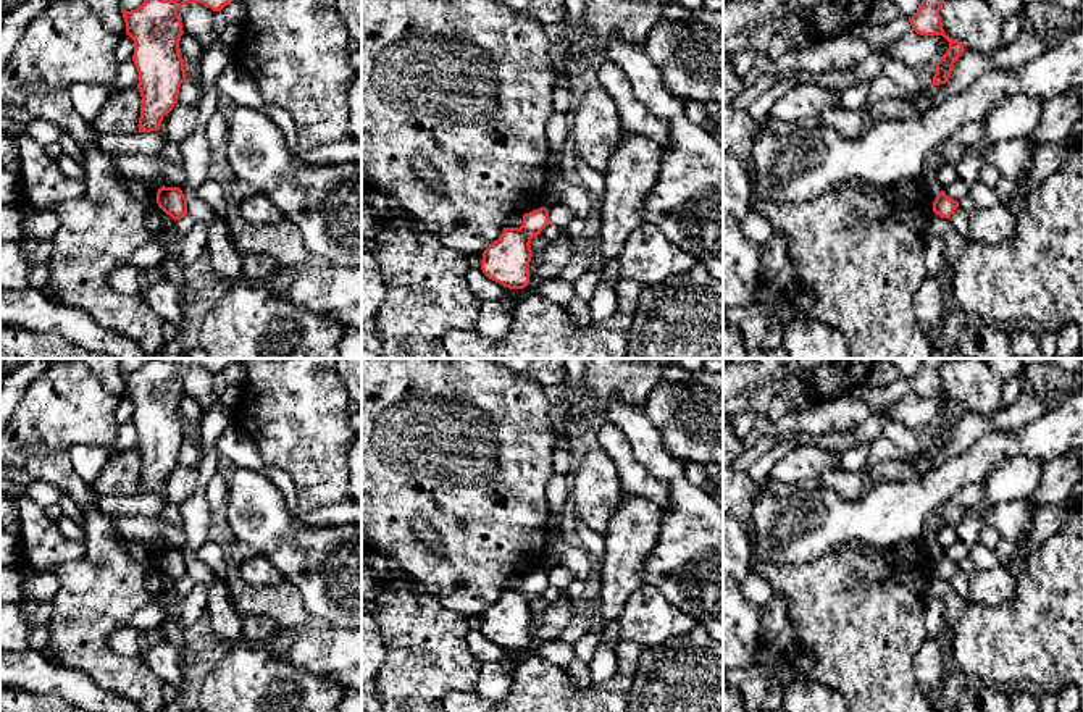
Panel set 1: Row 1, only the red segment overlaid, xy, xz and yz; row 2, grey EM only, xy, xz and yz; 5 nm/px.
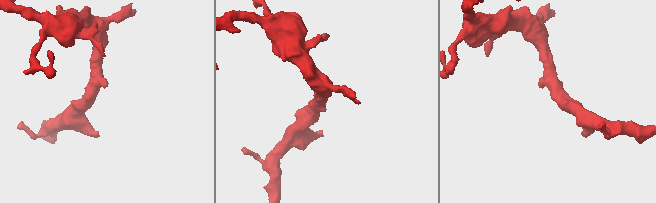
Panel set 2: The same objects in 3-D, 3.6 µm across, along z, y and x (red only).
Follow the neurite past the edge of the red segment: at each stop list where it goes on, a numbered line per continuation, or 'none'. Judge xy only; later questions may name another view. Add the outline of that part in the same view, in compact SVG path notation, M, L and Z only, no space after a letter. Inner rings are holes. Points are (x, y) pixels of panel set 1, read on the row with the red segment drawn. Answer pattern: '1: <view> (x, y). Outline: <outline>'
none

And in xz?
none

